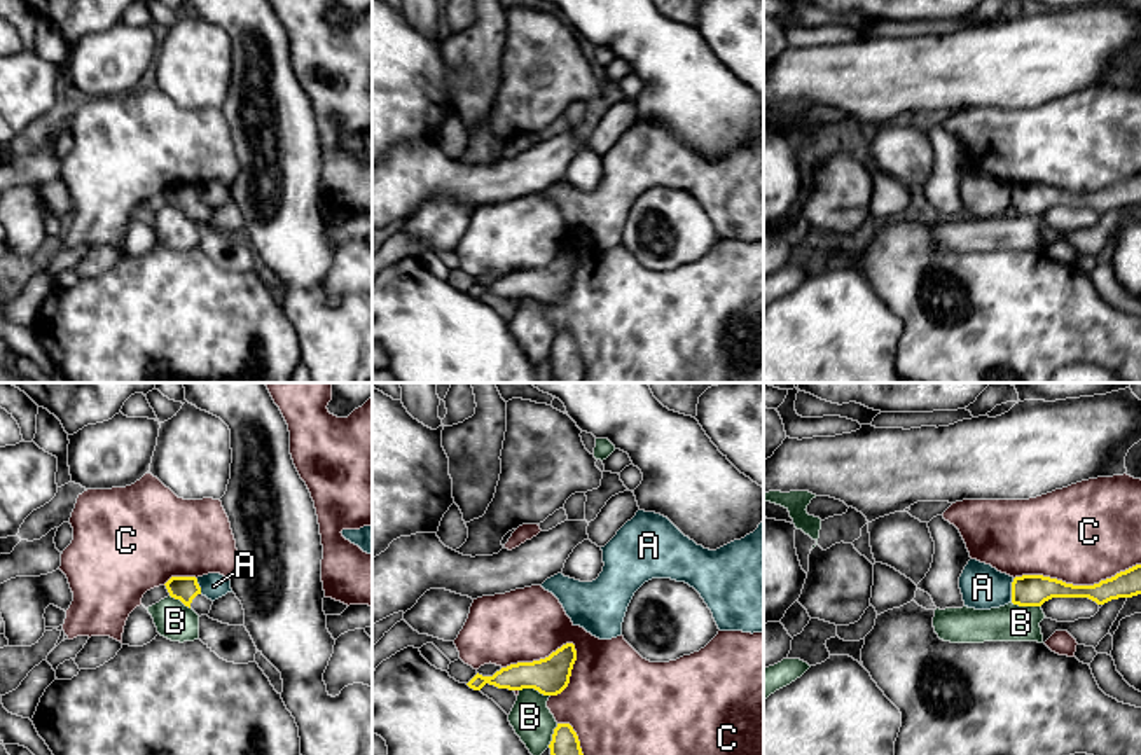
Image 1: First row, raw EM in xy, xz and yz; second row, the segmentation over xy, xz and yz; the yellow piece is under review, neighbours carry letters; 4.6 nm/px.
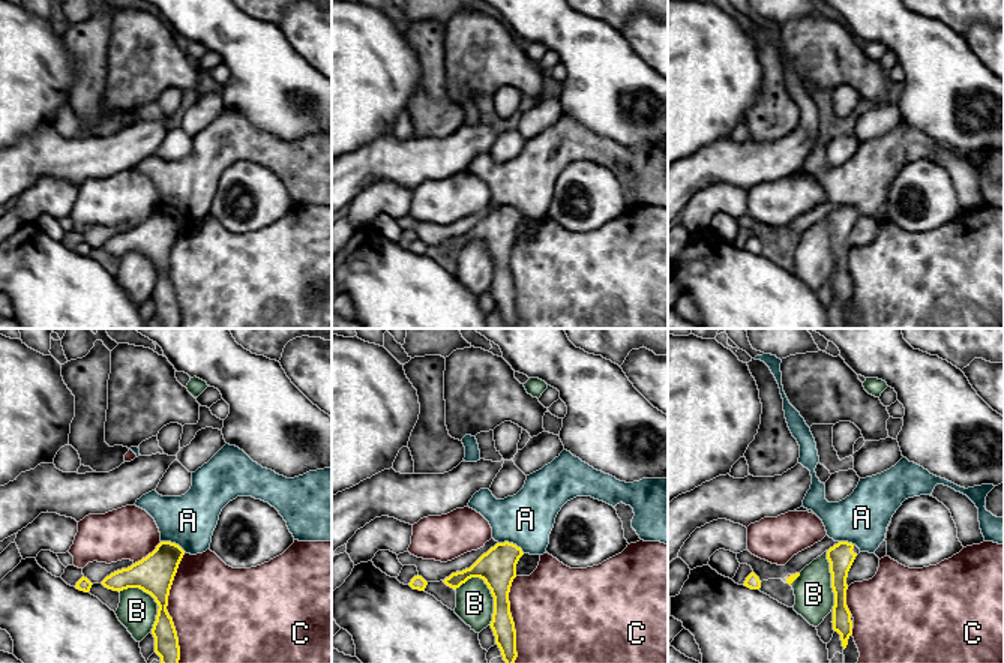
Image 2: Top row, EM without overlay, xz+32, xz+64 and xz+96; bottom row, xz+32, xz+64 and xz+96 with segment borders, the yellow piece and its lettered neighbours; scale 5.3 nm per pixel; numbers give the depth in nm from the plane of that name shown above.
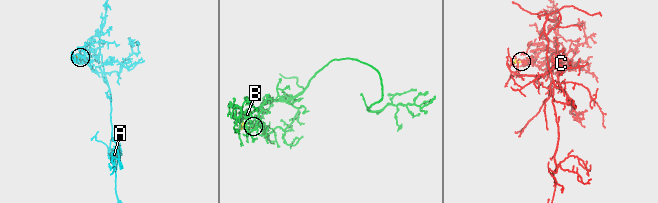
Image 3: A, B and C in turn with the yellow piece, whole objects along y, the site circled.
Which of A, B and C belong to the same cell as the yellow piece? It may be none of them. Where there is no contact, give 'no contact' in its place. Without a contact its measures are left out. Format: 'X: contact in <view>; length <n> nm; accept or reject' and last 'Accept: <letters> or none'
A: contact in yz; length 110 nm; reject
B: contact in xz; length 150 nm; reject
C: contact in xz; length 360 nm; reject
Accept: none

